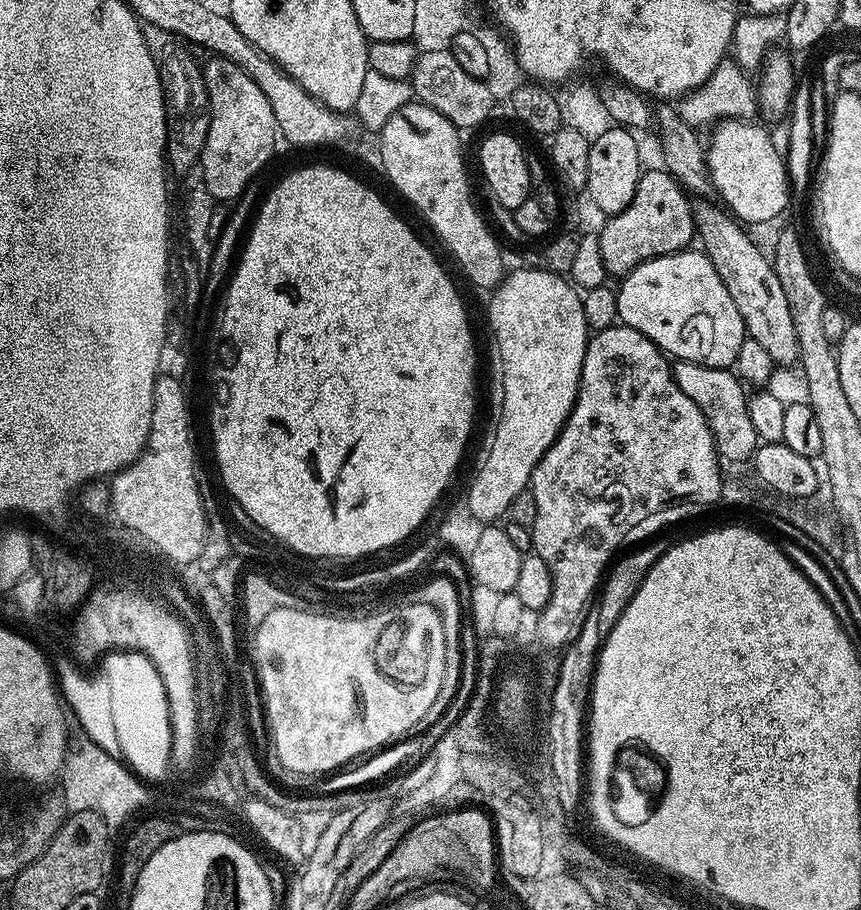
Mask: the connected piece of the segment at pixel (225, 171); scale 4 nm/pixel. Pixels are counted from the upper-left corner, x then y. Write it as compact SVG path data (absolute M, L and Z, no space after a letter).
M212 58L207 65L203 65L204 85L208 91L208 117L210 126L206 134L206 146L200 155L198 176L201 176L202 185L217 202L229 202L235 196L244 192L244 187L263 170L272 156L272 151L278 144L278 133L274 122L274 110L270 110L270 102L266 102L266 94L254 86L252 79L234 62Z

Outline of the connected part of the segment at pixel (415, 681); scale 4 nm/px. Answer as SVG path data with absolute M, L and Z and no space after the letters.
M407 602L401 608L388 608L385 612L376 612L373 616L364 616L361 620L347 620L343 615L338 618L326 618L319 616L317 614L309 614L304 616L302 610L276 610L271 614L267 615L266 620L260 625L254 628L254 634L256 637L253 638L252 644L250 640L250 650L252 646L252 652L250 651L251 659L254 661L254 667L256 669L256 674L258 677L258 687L262 693L262 703L264 706L264 711L266 713L266 723L267 731L270 733L270 744L273 749L275 749L278 758L281 759L283 766L286 766L289 770L297 771L299 775L304 776L305 778L311 778L311 776L319 777L321 774L332 774L337 770L343 769L345 766L351 765L352 760L355 756L363 757L365 754L371 753L373 750L379 750L389 742L395 742L401 738L407 737L407 733L404 731L404 728L408 728L408 725L415 722L421 713L424 713L425 709L429 707L429 699L431 695L434 694L434 686L440 680L440 667L442 667L442 653L445 649L445 640L442 639L443 628L442 628L442 618L438 614L438 610L434 610L430 606L425 604L417 604L415 602Z

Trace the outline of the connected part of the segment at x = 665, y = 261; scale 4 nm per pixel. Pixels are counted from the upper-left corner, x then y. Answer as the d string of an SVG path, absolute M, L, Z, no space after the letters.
M692 251L655 256L627 272L616 288L618 320L623 327L646 334L669 357L731 369L746 337L742 314L722 286L714 262L704 251Z

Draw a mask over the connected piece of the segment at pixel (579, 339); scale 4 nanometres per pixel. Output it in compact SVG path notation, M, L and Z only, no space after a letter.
M523 266L524 268L516 268L507 273L504 279L496 285L491 293L492 301L488 304L488 324L492 327L492 336L496 339L496 352L500 355L500 388L504 391L504 397L500 400L500 417L496 420L496 433L492 436L492 445L488 448L488 457L484 460L484 465L476 472L476 477L472 480L472 485L468 488L466 501L475 518L483 522L496 522L499 516L503 517L508 511L510 502L514 502L514 498L518 498L518 494L522 494L531 485L532 475L538 466L538 462L542 458L542 454L546 454L546 450L550 450L550 446L558 438L558 434L564 428L564 423L568 421L568 416L572 412L572 407L576 401L578 394L578 386L582 378L582 362L586 358L586 350L590 339L590 329L586 322L586 314L584 313L584 301L581 293L575 292L570 285L567 284L565 277L559 272L547 272L546 270L538 270L531 266Z

